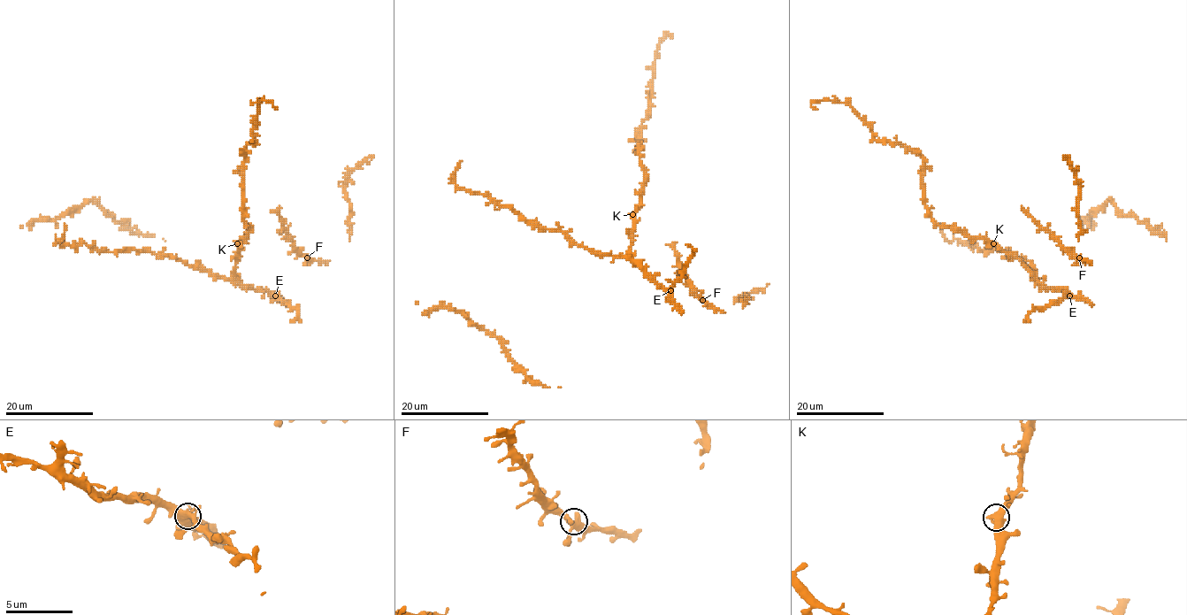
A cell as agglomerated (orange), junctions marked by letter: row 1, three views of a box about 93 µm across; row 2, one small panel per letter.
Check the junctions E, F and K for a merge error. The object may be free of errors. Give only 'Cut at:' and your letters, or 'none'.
Cut at: none

